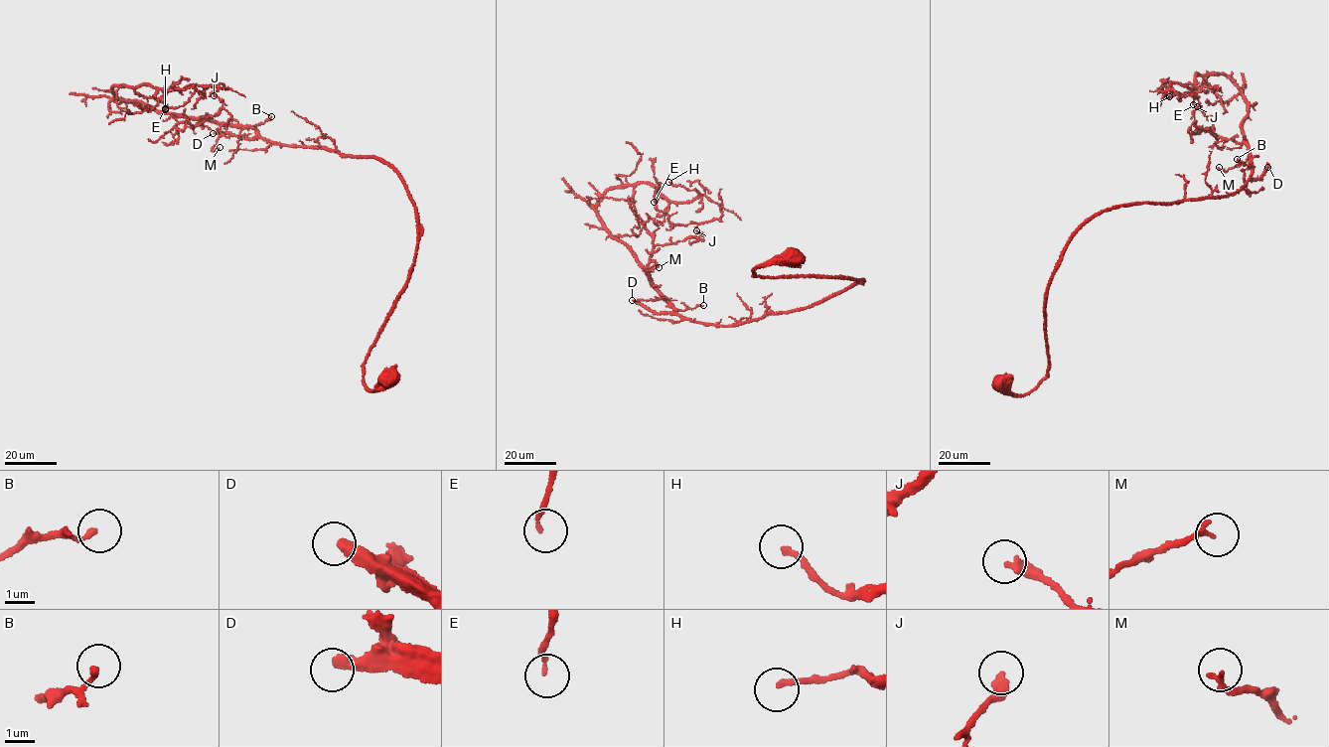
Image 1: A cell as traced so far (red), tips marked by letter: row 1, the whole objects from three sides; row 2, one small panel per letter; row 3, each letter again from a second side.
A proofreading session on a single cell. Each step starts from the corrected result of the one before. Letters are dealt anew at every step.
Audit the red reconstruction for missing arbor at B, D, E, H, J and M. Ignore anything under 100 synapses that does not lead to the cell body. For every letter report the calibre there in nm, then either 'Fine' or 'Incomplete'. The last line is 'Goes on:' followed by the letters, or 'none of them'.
B: Thickness 180 nm. Fine
D: Thickness 400 nm. Incomplete
E: Thickness 140 nm. Fine
H: Thickness 190 nm. Fine
J: Thickness 320 nm. Fine
M: Thickness 170 nm. Fine
Goes on: D

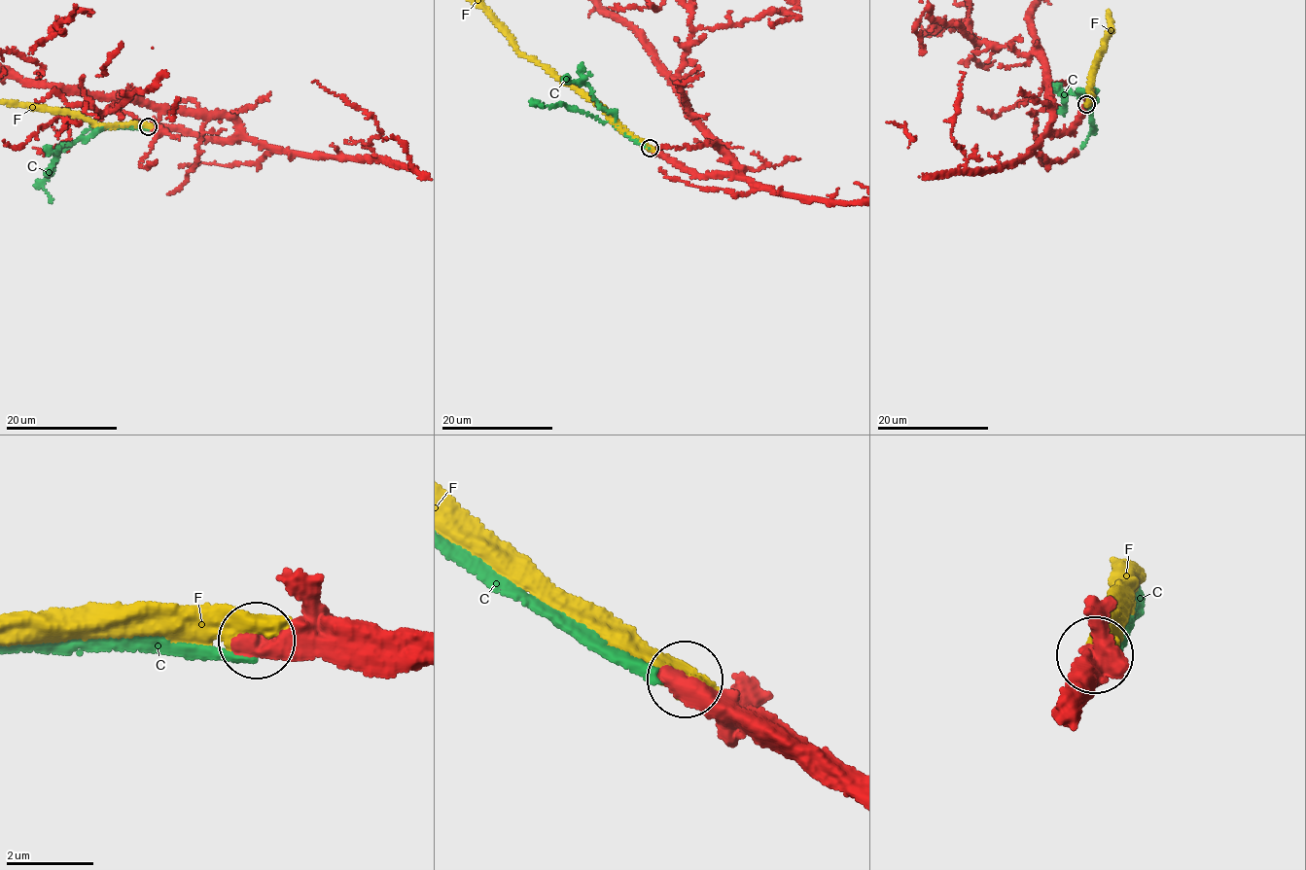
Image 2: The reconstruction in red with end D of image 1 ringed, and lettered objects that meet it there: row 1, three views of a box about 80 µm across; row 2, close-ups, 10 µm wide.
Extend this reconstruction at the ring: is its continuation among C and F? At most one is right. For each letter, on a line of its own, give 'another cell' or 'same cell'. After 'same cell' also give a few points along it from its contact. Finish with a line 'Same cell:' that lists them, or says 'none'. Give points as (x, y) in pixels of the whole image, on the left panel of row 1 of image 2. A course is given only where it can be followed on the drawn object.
C: another cell
F: same cell
Same cell: F

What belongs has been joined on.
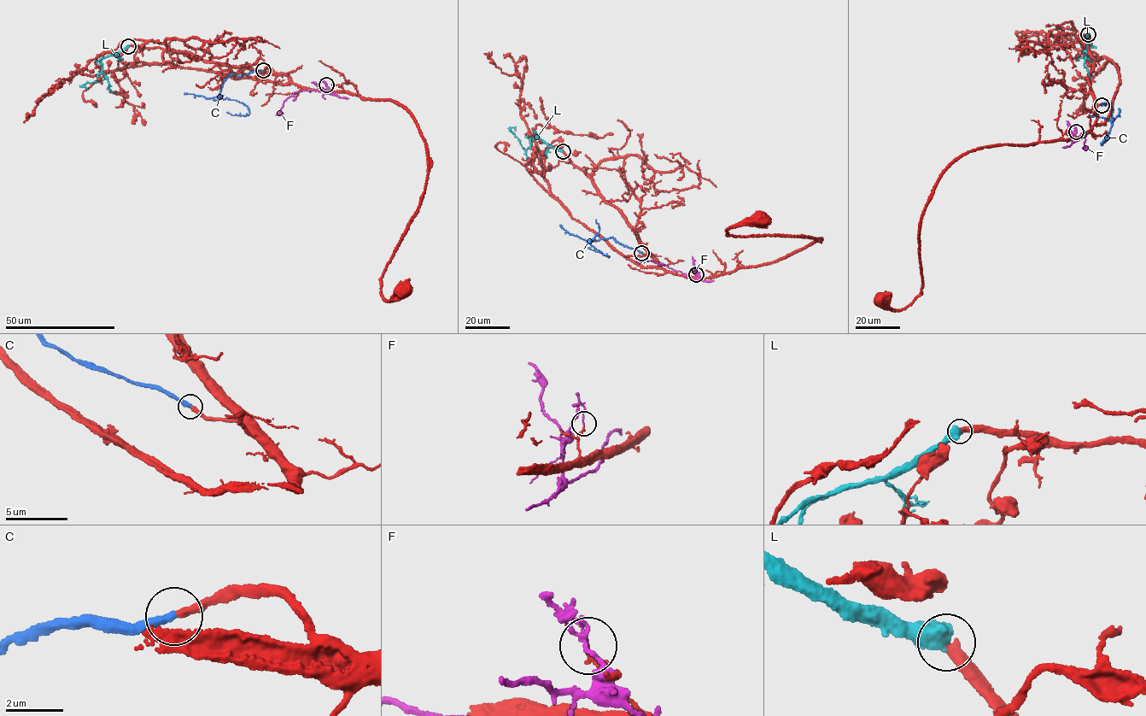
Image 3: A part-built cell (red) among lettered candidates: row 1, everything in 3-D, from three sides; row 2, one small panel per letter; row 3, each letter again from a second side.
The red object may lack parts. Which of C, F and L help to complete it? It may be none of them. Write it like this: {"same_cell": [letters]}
{"same_cell": ["C", "L"]}

